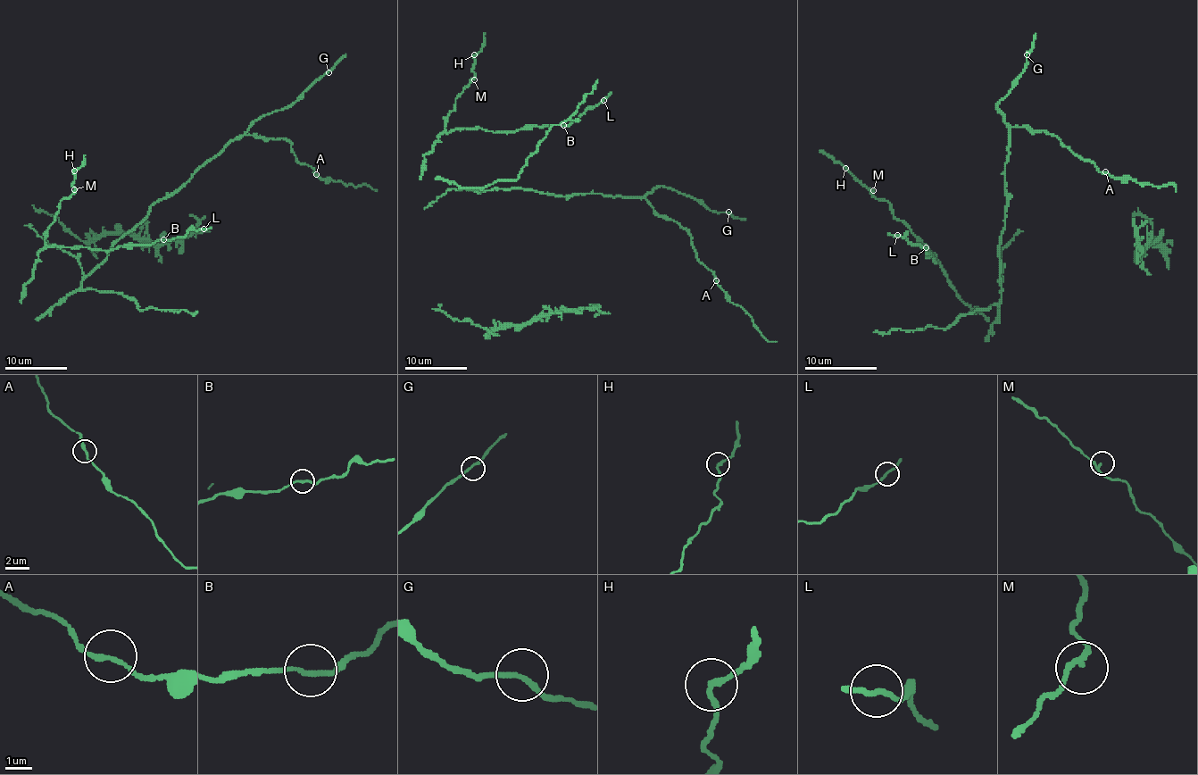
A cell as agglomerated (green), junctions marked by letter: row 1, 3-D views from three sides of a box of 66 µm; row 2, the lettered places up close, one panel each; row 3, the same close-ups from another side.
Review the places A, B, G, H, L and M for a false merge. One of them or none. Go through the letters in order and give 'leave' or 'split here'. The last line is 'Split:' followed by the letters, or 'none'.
A: leave
B: leave
G: leave
H: leave
L: leave
M: leave
Split: none

